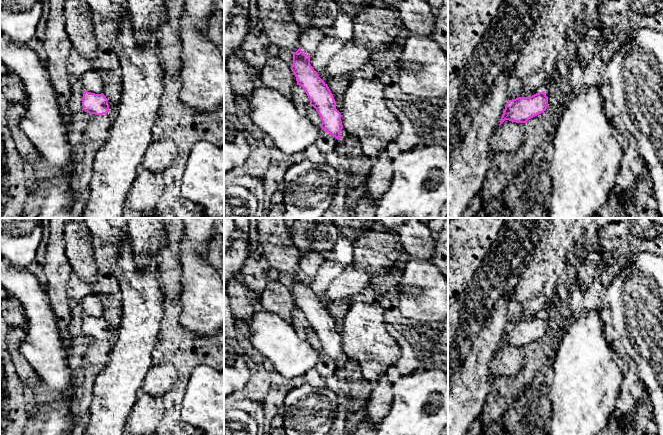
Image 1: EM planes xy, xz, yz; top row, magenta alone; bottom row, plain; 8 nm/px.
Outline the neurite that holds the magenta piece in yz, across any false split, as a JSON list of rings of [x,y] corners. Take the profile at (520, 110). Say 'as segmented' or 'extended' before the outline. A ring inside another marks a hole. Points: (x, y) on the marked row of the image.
as segmented | [[[544,91],[530,97],[518,97],[509,100],[503,111],[499,126],[505,120],[526,124],[529,119],[546,111],[547,106],[548,97]]]

